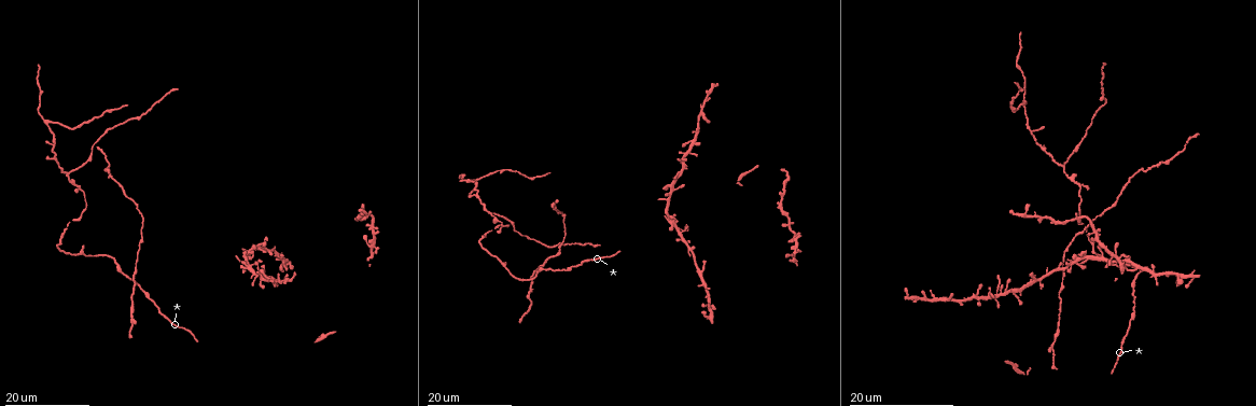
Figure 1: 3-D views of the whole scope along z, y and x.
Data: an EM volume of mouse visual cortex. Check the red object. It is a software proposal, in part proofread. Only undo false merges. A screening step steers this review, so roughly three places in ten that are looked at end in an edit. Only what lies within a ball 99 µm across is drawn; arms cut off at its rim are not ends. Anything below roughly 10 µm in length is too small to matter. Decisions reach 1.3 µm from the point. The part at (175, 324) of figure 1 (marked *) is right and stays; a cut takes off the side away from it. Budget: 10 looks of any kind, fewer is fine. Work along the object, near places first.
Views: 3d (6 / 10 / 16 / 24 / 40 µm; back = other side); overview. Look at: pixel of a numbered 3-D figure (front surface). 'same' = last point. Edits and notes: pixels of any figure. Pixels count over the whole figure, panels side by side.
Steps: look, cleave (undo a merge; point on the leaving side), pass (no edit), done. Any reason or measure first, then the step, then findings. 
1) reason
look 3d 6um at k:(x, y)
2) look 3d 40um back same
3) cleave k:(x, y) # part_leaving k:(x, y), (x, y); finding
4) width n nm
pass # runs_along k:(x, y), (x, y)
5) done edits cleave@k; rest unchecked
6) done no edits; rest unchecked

four or more arms meet
look 3d 24um at 1:(1076, 260)

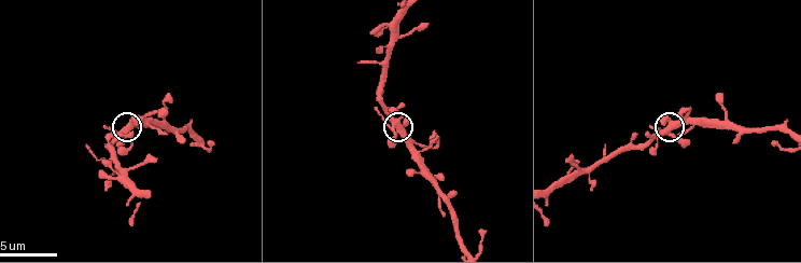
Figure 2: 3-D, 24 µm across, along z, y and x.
look 3d 6um at 2:(128, 127)

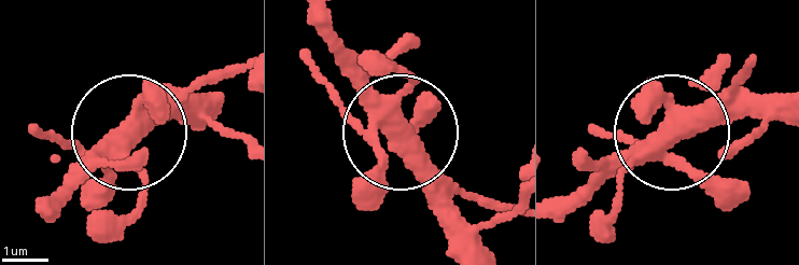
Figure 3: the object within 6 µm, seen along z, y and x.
pass # all the same neuron

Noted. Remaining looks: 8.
looks like a crossing
look 3d 6um at 2:(203, 144)

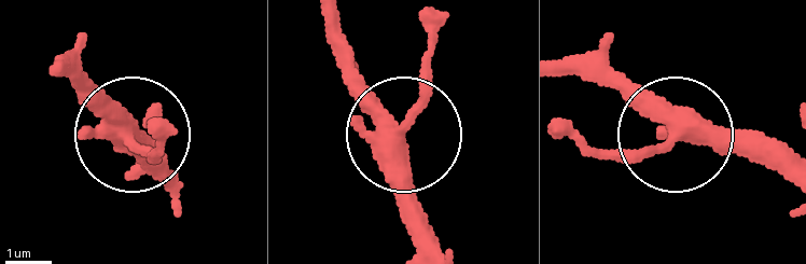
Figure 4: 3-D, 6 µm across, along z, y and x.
width 390 nm
pass # one neuron here

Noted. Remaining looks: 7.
branch point
look 3d 10um at 2:(382, 65)

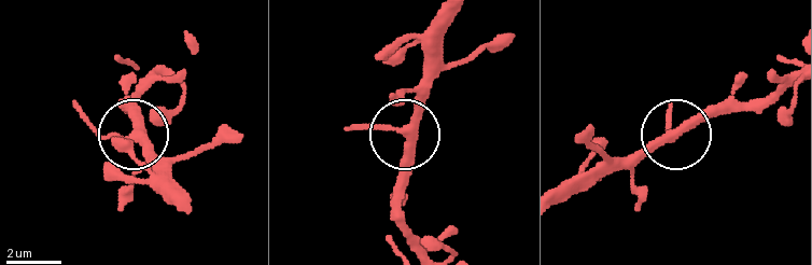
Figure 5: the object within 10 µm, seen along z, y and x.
look 3d 10um back at 5:(131, 134)

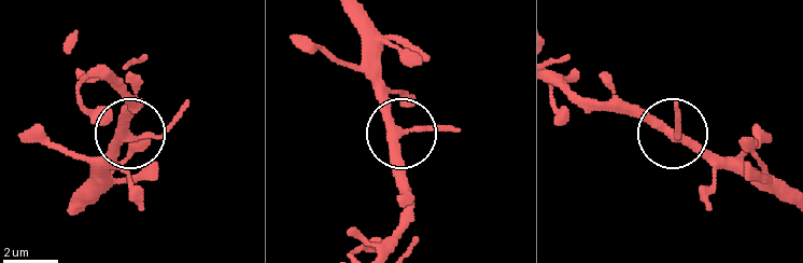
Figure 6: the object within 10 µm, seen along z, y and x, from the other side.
arms 3
pass # one neuron here

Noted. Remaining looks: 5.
arms part here
look 3d 24um at 1:(50, 122)

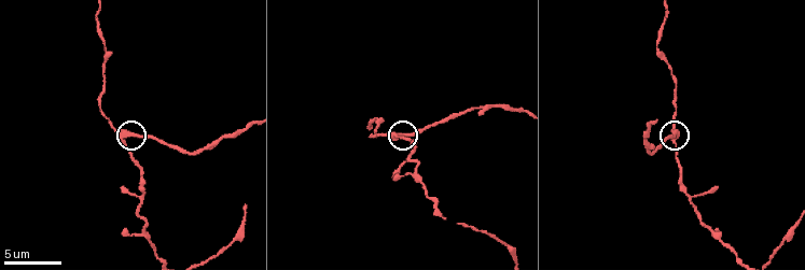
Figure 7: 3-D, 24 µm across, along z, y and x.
look 3d 6um at 7:(125, 132)

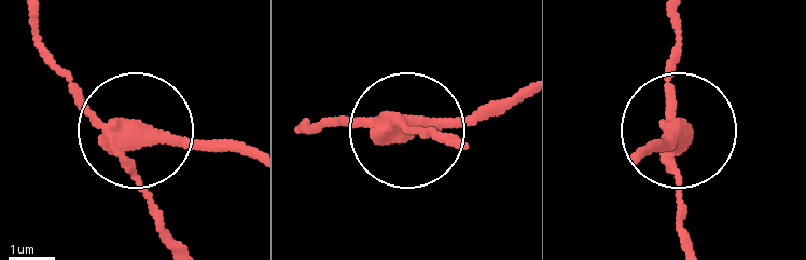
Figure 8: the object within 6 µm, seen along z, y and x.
width 330 nm
cleave 8:(185, 142) # part_leaving 8:(116, 139), (252, 147); a second neuron is stuck on

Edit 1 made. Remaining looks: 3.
redraw
look overview

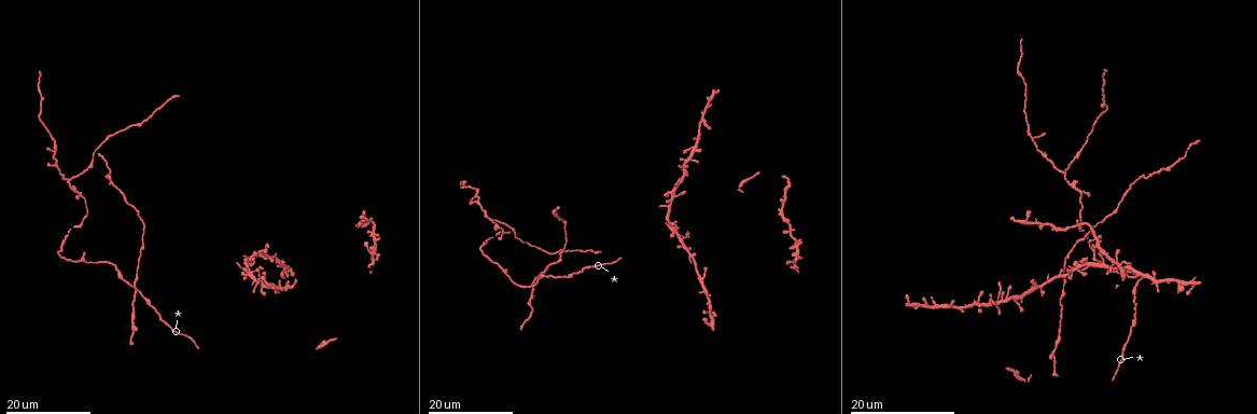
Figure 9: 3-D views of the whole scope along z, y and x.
sudden change in width
look 3d 24um at 9:(1034, 138)

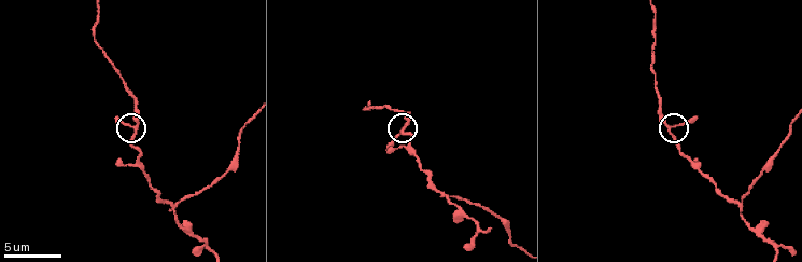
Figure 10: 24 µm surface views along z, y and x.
look 3d 6um at 10:(133, 125)

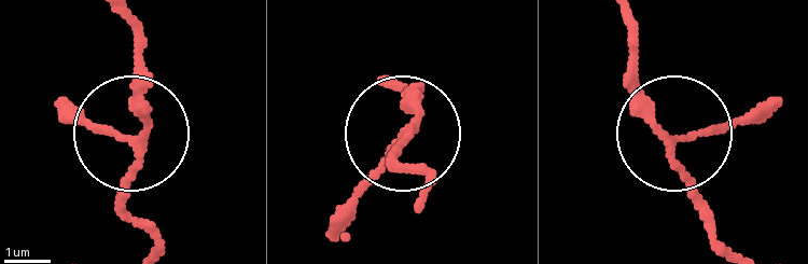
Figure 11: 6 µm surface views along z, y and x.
pass # runs_along 11:(732, 251), (646, 100), (631, 35); continuous, no second neuron

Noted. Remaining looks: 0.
done edits cleave@8; rest unchecked

